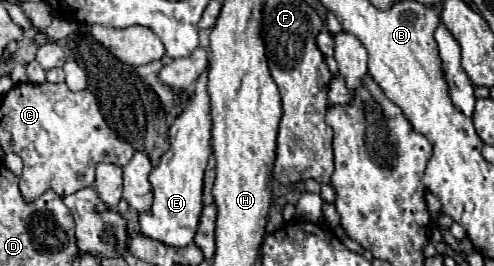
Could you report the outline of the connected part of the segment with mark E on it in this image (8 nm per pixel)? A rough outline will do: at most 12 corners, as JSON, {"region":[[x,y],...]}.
{"region":[[206,73],[150,173],[140,233],[194,241],[210,157]]}

